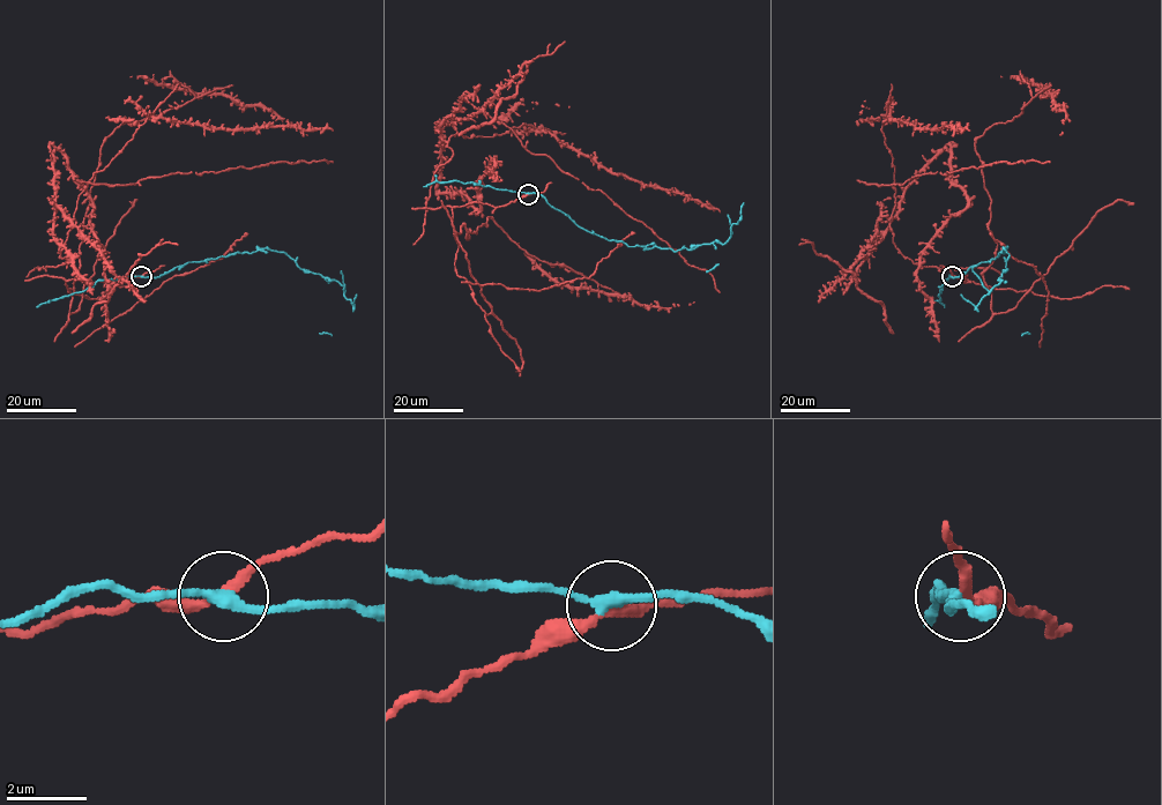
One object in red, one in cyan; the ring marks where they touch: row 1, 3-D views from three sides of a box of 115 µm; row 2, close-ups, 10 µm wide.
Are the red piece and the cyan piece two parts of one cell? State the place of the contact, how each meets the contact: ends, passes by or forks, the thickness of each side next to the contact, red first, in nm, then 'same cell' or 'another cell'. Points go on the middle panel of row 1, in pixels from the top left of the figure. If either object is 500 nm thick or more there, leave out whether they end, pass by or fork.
(528, 194) | red passes by | cyan passes by | 240/280 nm | another cell

